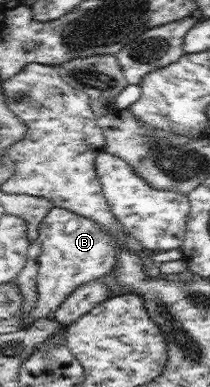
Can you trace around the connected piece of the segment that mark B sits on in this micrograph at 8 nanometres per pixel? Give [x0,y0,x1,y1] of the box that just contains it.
[31,207,120,320]

